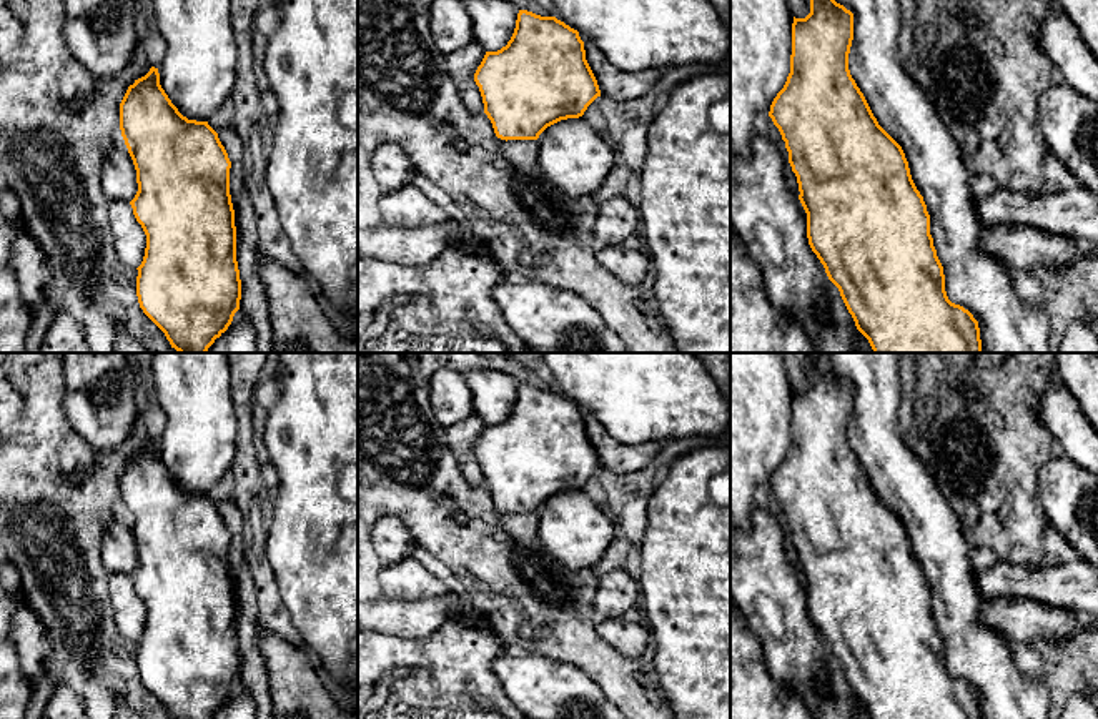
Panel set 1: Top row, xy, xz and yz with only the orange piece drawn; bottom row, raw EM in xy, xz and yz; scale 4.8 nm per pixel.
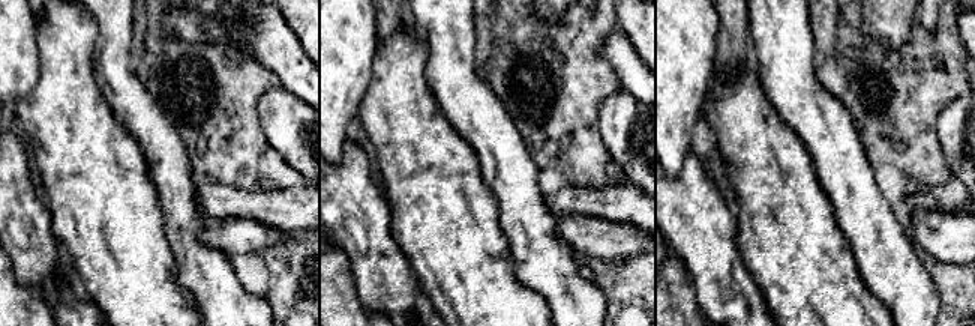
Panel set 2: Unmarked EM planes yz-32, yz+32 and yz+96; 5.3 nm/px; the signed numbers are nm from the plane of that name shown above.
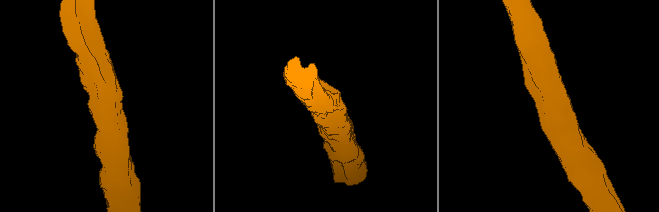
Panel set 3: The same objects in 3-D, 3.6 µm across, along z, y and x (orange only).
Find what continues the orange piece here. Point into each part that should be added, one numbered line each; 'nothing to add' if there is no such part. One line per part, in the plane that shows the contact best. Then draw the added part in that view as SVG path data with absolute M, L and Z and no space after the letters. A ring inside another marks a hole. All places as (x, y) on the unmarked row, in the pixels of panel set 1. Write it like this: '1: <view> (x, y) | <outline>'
1: yz (975, 653) | M825 353L825 361L837 376L853 386L848 443L878 498L905 526L912 553L930 588L930 607L943 639L948 672L968 682L978 694L982 719L1050 719L1048 684L1026 677L1015 664L1010 642L983 622L982 612L988 599L977 588L970 546L958 518L923 463L902 439L898 353Z

